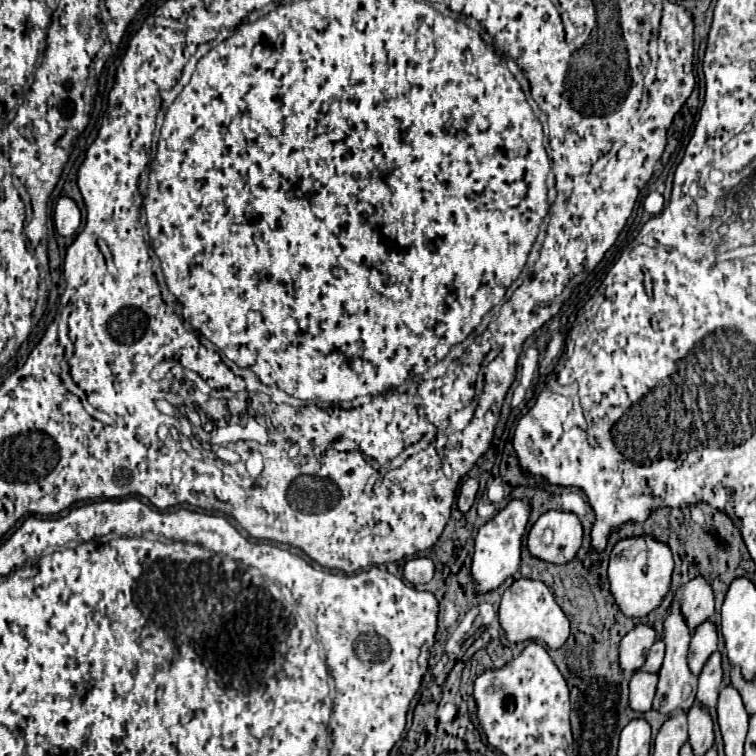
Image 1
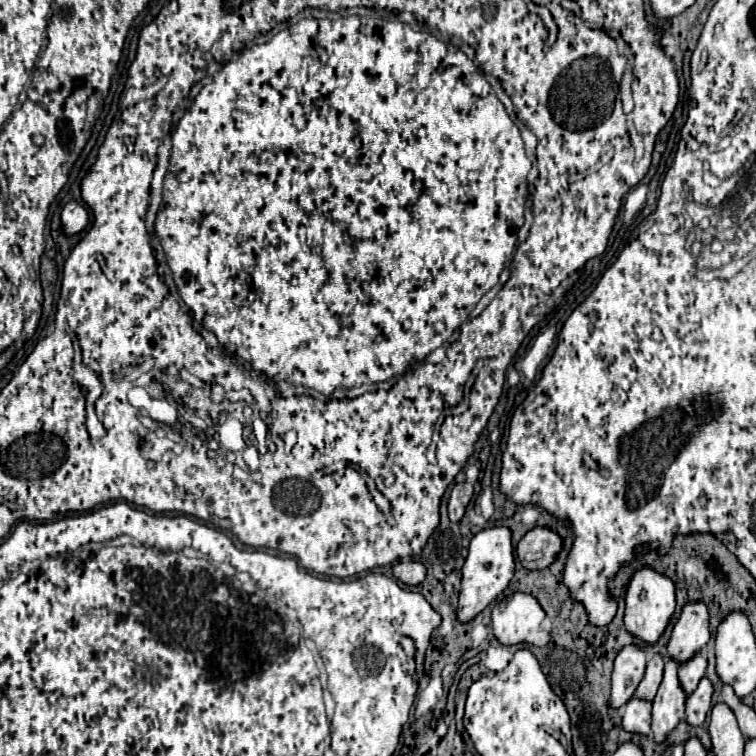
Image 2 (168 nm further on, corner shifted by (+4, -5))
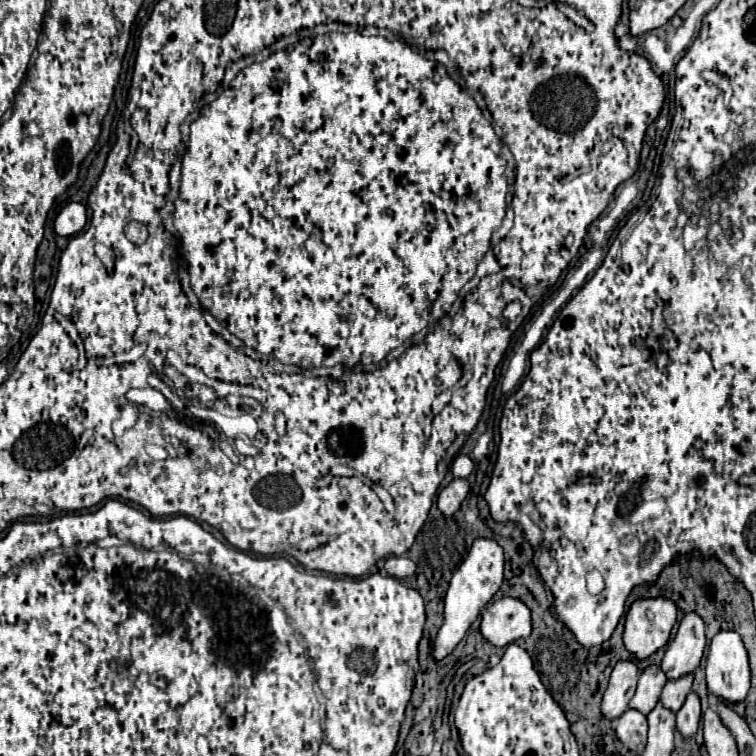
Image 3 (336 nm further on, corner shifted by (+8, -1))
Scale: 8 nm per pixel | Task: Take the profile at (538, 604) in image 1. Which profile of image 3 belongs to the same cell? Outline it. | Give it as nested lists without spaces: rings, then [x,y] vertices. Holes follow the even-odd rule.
[[[501,597],[485,607],[481,633],[495,647],[507,647],[515,639],[531,635],[531,611],[515,597]]]

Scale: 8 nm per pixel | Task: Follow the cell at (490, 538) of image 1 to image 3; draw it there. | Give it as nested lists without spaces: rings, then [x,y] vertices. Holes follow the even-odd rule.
[[[479,537],[473,541],[467,559],[453,573],[453,579],[451,579],[447,595],[445,595],[445,621],[437,633],[437,641],[433,647],[435,659],[443,659],[447,653],[453,651],[453,647],[465,637],[471,623],[479,617],[481,609],[499,591],[499,587],[503,583],[503,565],[505,565],[503,547],[495,539]]]

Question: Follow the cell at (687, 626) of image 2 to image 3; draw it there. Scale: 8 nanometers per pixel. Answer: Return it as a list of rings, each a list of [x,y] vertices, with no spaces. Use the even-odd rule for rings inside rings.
[[[689,611],[681,619],[675,637],[667,643],[661,669],[669,679],[693,673],[703,657],[703,649],[705,649],[705,621],[695,611]]]

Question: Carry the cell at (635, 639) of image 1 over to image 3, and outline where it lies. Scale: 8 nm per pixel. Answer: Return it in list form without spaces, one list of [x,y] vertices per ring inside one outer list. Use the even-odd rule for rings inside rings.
[[[619,661],[613,667],[609,687],[603,695],[603,705],[601,705],[603,715],[607,719],[617,719],[627,711],[629,701],[635,693],[637,679],[639,679],[639,669],[633,661]]]

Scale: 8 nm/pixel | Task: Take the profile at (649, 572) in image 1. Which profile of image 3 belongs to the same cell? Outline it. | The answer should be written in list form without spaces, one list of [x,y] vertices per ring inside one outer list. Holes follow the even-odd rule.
[[[637,599],[625,615],[625,647],[637,657],[645,659],[669,641],[677,619],[677,607],[671,599]]]

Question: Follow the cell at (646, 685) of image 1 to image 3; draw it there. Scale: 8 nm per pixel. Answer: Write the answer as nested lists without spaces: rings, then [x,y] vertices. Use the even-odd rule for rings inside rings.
[[[627,709],[617,719],[615,733],[627,749],[631,749],[635,753],[641,753],[645,743],[647,743],[647,717],[641,715],[641,711]]]

